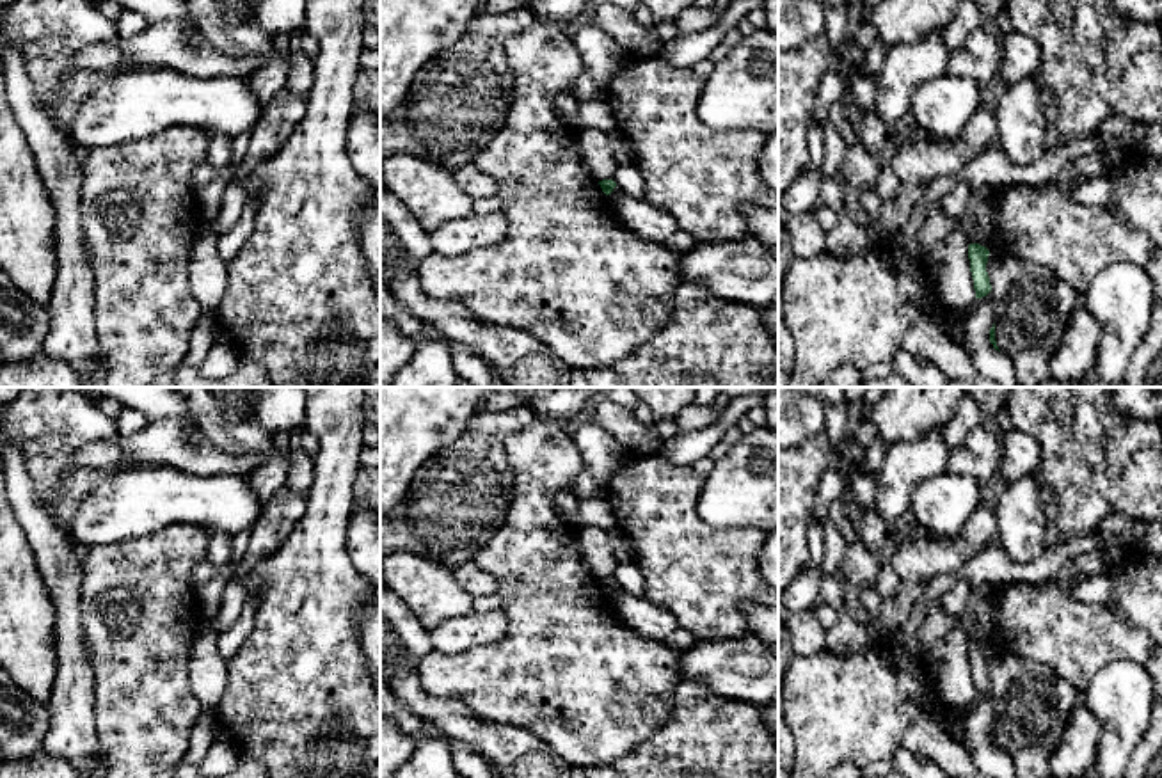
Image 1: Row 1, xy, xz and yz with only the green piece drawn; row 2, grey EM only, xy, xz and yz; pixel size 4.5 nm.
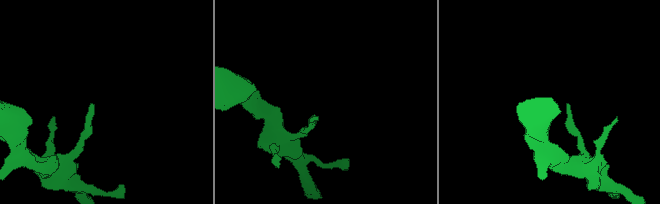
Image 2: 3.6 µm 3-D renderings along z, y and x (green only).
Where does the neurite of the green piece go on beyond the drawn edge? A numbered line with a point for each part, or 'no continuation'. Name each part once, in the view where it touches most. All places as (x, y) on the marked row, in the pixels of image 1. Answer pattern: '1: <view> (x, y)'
no continuation

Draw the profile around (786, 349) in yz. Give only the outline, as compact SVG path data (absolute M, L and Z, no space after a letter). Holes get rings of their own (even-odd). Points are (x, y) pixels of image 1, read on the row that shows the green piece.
M778 288L778 387L785 387L794 361L794 345L784 320L782 298Z

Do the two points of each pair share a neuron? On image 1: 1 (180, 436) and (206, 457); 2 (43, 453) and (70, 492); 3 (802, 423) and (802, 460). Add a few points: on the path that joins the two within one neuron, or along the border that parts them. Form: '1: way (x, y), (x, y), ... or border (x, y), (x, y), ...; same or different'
1: way (187, 443), (199, 455); same
2: way (50, 462), (61, 484); same
3: border (823, 430), (796, 448); different

